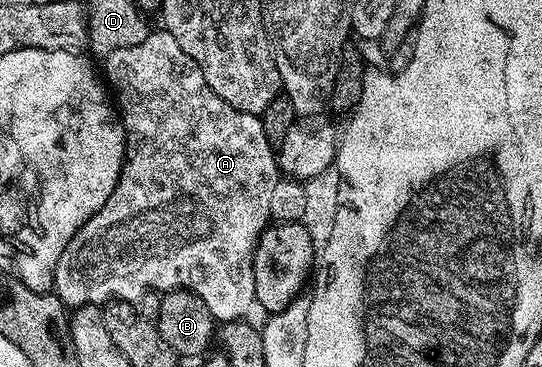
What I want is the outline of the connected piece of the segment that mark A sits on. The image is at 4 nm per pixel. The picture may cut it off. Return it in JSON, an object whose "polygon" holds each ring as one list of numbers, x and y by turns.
{"polygon":[[149,32,148,37,142,39,142,43,134,43,134,47,122,47,118,51,107,54,103,61,102,73,114,94,118,116,124,126,124,166,110,199,106,199,104,206,79,229,74,239,66,243,66,251,62,251,52,276,56,296,64,306,80,309,83,305,103,306,110,301,139,302,143,298,140,296,147,289,160,289,159,291,188,289,196,293,198,299,206,303,206,307,210,307,210,315,217,322,247,318,248,312,256,305,252,260,256,254,256,247,260,244,260,236,272,221,270,198,278,180,277,150,266,139,266,131,262,131,260,117,255,113,238,111,230,107,230,103,218,99,218,95,210,91,210,83,206,83,206,75,202,75,198,63,194,63,194,59,190,59,190,55,186,55,186,51,178,47,174,35,169,33]]}

